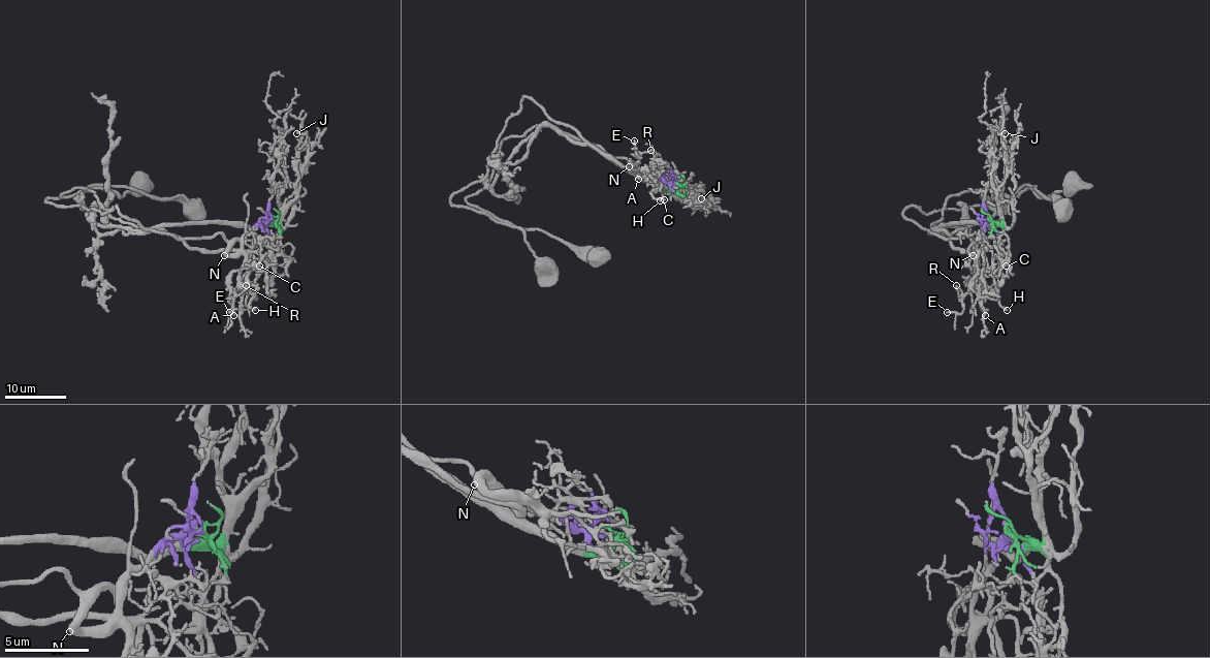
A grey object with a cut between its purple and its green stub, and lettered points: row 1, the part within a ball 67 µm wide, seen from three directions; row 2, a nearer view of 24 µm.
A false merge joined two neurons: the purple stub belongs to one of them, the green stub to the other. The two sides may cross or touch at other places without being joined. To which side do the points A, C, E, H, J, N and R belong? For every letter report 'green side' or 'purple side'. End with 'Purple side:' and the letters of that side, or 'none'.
A: purple side
C: purple side
E: purple side
H: purple side
J: green side
N: purple side
R: purple side
Purple side: A, C, E, H, N, R

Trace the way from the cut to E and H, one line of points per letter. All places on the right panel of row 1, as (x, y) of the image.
E: (989, 219), (977, 240), (972, 289), (962, 299), (962, 311), (947, 312)
H: (989, 219), (980, 237), (980, 249), (985, 254), (983, 282), (994, 289), (1000, 305), (1007, 309)

